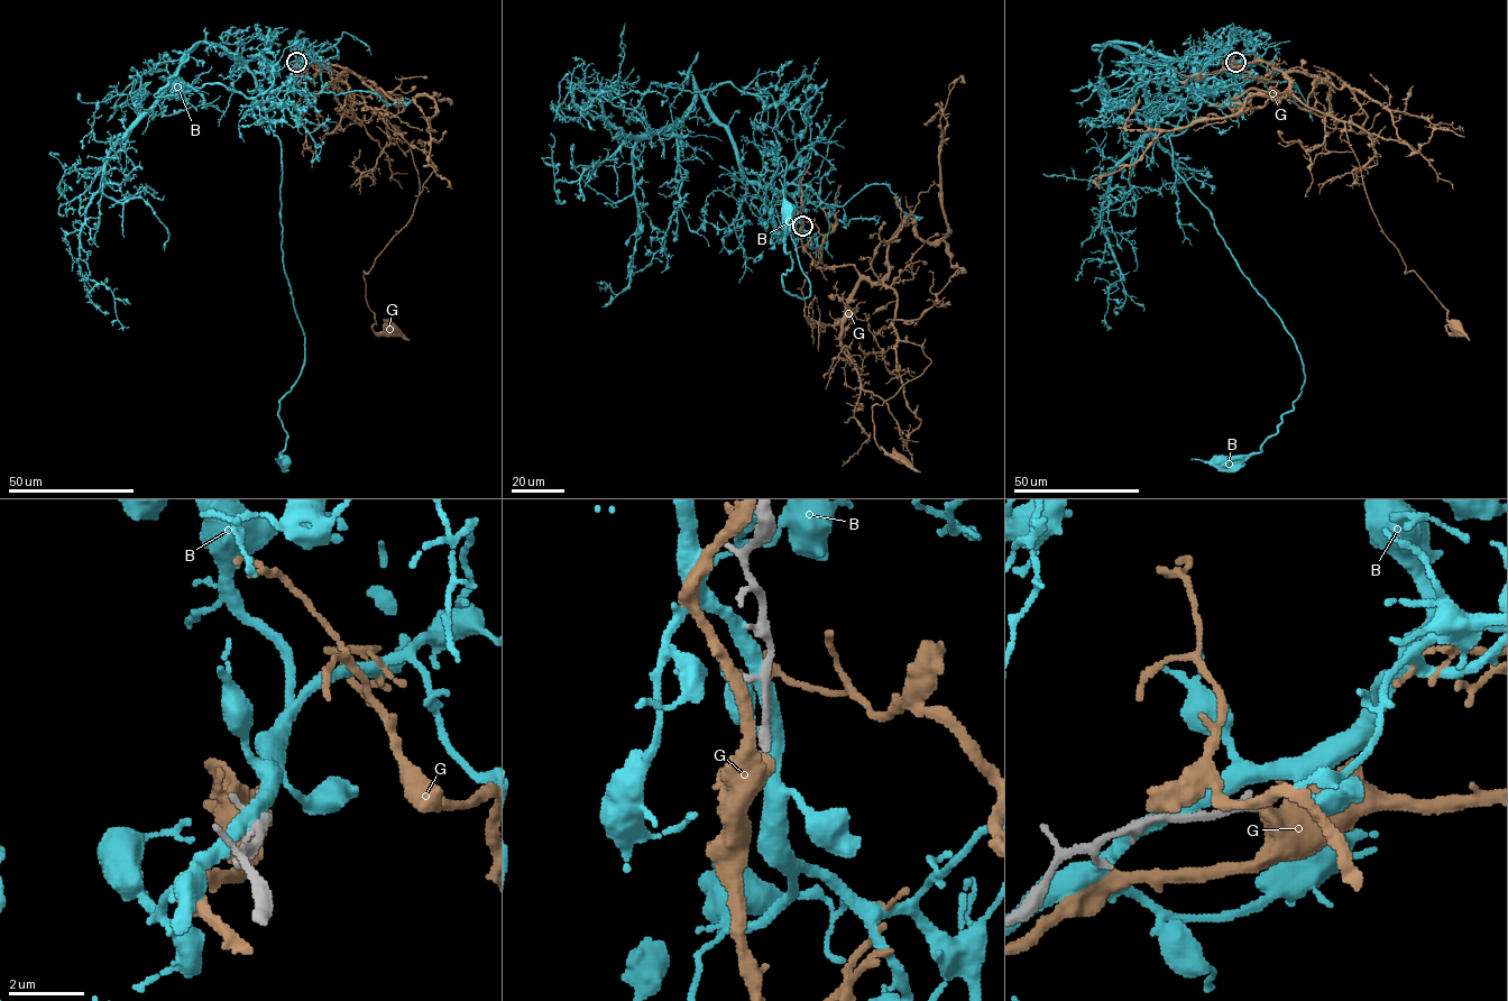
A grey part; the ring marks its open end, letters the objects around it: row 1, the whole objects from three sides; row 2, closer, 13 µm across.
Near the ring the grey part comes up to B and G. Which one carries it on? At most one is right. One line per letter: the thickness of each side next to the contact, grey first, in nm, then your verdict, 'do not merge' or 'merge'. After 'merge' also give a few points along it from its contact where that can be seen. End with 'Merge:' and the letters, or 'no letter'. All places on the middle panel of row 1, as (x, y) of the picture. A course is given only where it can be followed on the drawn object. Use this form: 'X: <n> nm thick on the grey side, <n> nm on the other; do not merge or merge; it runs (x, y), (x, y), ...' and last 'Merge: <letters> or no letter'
B: 280 nm thick on the grey side, 380 nm on the other; do not merge
G: 280 nm thick on the grey side, 550 nm on the other; do not merge
Merge: no letter

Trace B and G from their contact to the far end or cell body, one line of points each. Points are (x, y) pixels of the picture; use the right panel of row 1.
B: (1235, 62), (1203, 85), (1191, 125), (1170, 137), (1173, 167), (1292, 338), (1305, 383), (1259, 452), (1223, 465)
G: (1235, 63), (1275, 65), (1307, 106), (1344, 125), (1382, 232), (1405, 273), (1447, 311), (1446, 330), (1456, 327)

